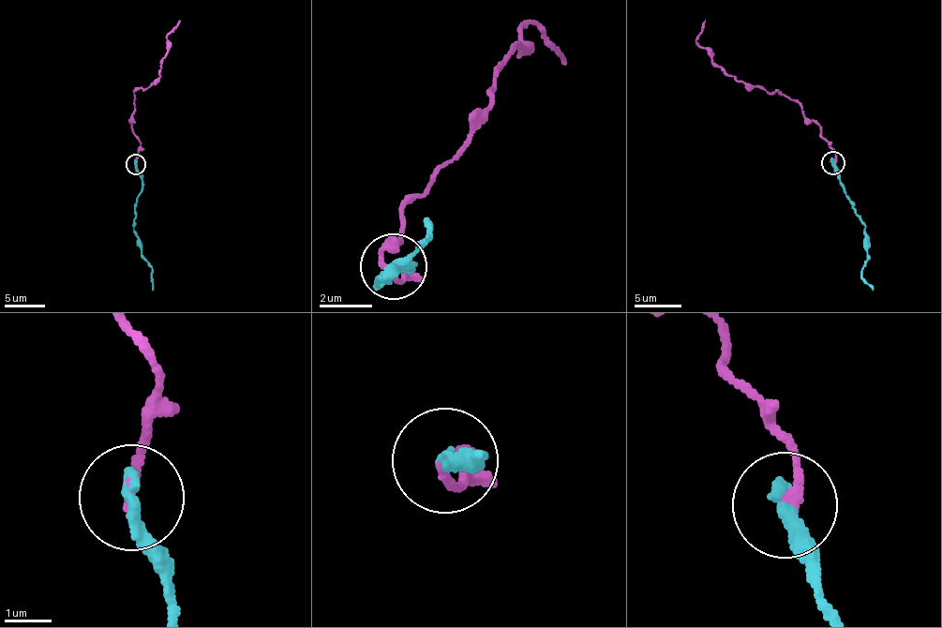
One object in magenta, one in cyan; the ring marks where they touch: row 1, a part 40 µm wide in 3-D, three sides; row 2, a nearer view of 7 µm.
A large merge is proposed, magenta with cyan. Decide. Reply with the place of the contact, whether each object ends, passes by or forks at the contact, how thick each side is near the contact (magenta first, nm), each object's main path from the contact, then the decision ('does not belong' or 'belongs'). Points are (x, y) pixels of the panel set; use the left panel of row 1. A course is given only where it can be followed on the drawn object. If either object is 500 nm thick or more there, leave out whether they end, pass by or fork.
place (136, 164); magenta ends; cyan ends; calibres 220 and 360 nm; course magenta (136, 164), (140, 145), (129, 122), (135, 107), (134, 90), (154, 82), (161, 68), (170, 30), (180, 20); course cyan (136, 164), (142, 186), (137, 199), (133, 226), (142, 256), (151, 268), (154, 290); does not belong

